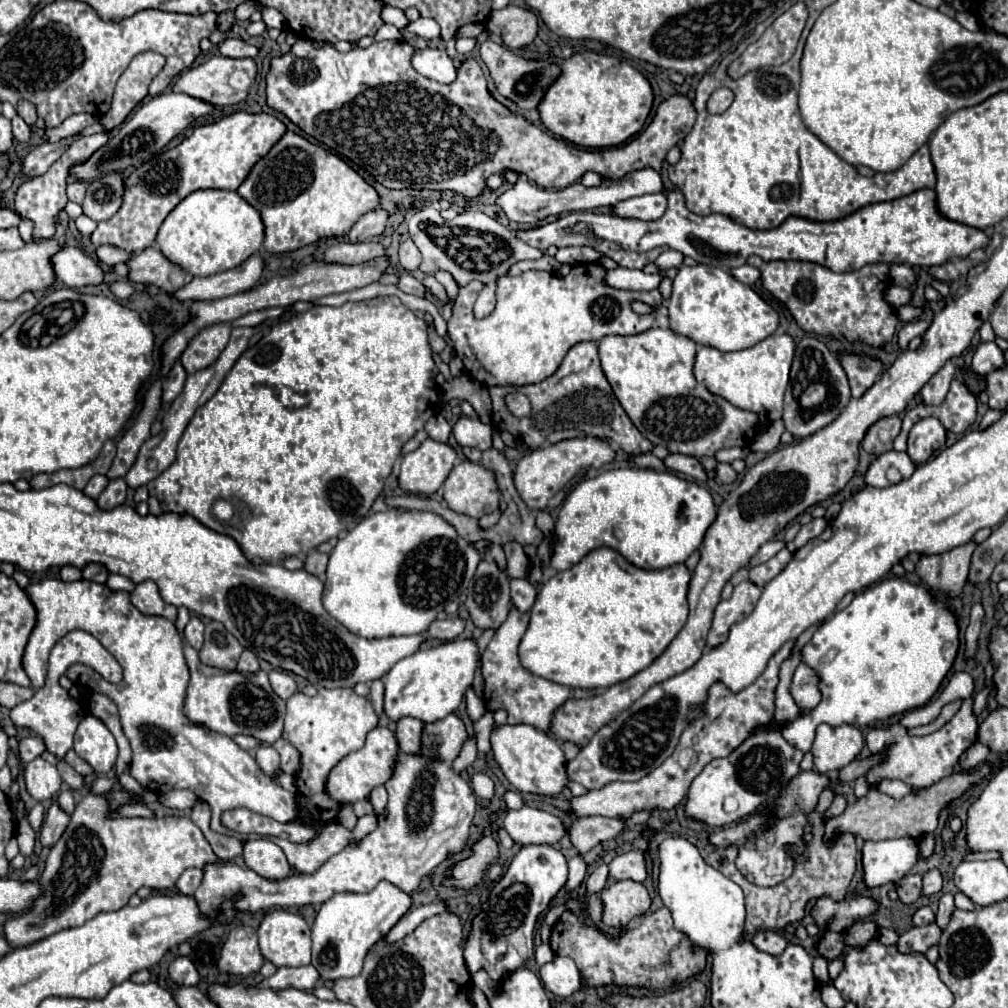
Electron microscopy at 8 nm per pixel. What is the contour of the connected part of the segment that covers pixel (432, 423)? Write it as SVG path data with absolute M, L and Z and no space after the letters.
M439 414L439 416L433 416L427 424L425 424L425 432L429 434L431 440L437 440L437 442L447 442L449 436L451 436L451 426L447 424L447 420Z

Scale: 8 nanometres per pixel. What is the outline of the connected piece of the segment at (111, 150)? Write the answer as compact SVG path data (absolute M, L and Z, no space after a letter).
M159 94L155 98L151 98L149 102L145 102L143 106L137 108L137 112L131 116L131 120L125 120L119 130L115 132L115 136L109 138L109 142L105 146L101 146L101 150L95 150L85 162L73 166L73 170L69 170L71 178L79 180L79 182L93 182L93 178L101 178L105 174L111 172L123 172L129 166L135 166L143 160L149 160L153 154L161 152L163 146L173 140L175 136L179 136L195 118L205 116L213 110L211 104L191 98L187 94Z

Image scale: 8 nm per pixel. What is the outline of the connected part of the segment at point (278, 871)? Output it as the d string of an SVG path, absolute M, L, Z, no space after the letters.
M267 838L245 842L243 858L245 858L245 864L253 872L257 872L259 876L269 878L269 880L287 878L291 872L291 866L285 858L285 852Z

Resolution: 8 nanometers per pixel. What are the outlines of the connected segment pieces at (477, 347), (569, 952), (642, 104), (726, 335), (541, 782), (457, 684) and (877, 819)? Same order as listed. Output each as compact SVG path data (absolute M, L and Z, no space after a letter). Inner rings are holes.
M577 264L567 276L555 272L529 270L519 276L497 278L497 306L487 316L477 320L473 316L473 304L483 290L483 282L469 282L459 290L449 322L459 322L467 336L477 360L483 368L495 376L497 386L525 386L537 384L549 378L561 364L567 350L585 340L601 340L609 334L631 336L645 332L653 326L655 314L661 306L659 290L629 292L605 286L601 274L607 270L597 264ZM639 300L653 308L651 314L637 314L631 310L631 302Z
M667 908L645 914L643 922L637 922L637 926L629 928L621 938L605 938L595 928L585 926L573 912L565 912L551 930L551 948L555 954L573 958L589 986L617 982L619 986L669 988L675 982L699 974L707 958L703 948L693 946L683 932L673 928L673 918Z
M583 50L563 60L561 74L539 102L539 118L555 136L585 148L619 146L637 134L653 104L647 78L623 60L607 54Z
M697 264L693 268L681 266L673 280L669 324L675 334L691 338L697 344L713 346L721 352L735 352L751 348L771 336L779 326L779 316L759 294L735 280L729 272Z
M529 724L493 726L493 732L491 732L491 748L493 748L495 760L499 762L505 778L519 792L539 794L539 796L555 796L569 782L567 772L565 772L567 758L563 754L561 744L557 740L553 740L549 734L539 732L533 726L529 726Z
M455 638L449 642L441 642L437 646L431 646L427 650L417 650L415 654L399 660L385 676L385 714L395 722L401 716L411 716L421 722L435 722L445 718L447 714L455 712L457 706L463 700L465 690L473 684L475 668L479 670L479 648L473 638Z
M981 764L973 774L951 774L943 778L941 782L925 788L925 790L913 790L911 794L903 796L901 800L895 800L893 796L887 796L875 788L867 792L861 800L855 800L855 804L849 804L845 812L837 818L827 820L825 824L825 842L833 842L835 832L851 832L853 836L861 836L863 840L885 840L885 838L899 838L899 836L925 836L937 828L937 816L939 810L951 802L953 798L959 798L971 784L979 782L985 774L989 774L993 766Z

